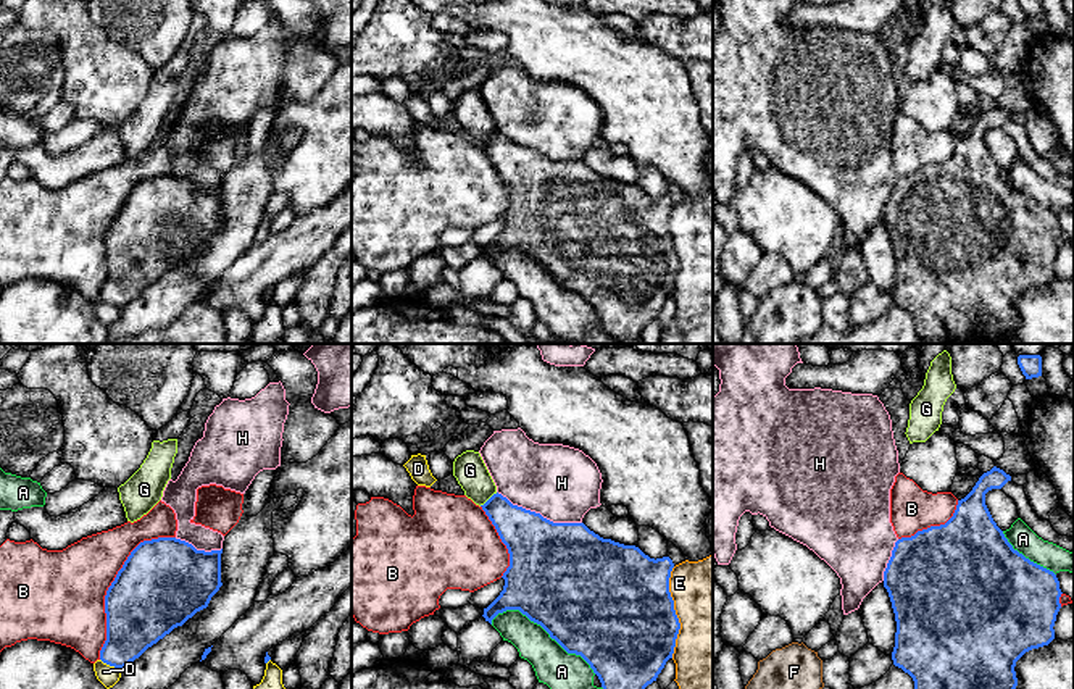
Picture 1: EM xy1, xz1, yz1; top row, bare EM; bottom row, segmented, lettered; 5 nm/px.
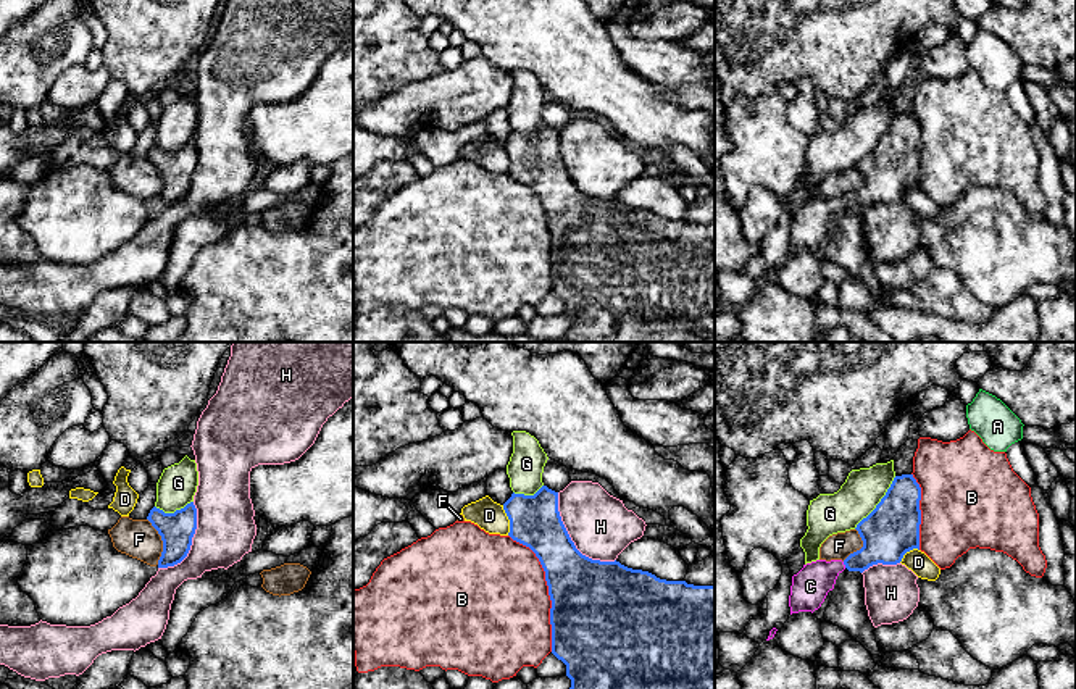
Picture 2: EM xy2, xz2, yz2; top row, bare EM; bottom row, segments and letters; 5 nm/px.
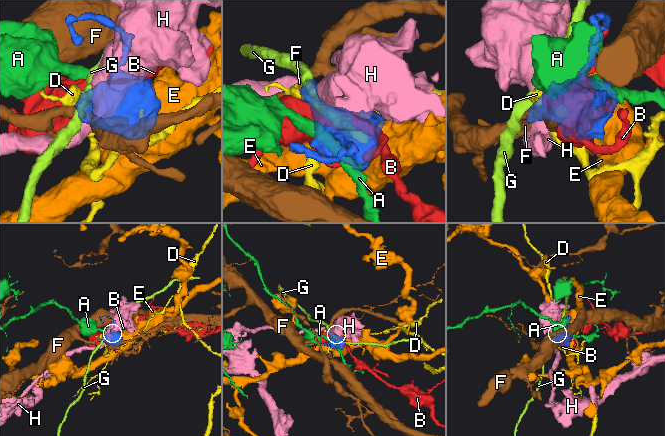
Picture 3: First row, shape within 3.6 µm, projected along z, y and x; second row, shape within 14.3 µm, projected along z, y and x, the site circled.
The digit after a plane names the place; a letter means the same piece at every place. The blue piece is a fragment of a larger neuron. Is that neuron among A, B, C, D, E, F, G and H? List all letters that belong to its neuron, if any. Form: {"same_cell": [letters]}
{"same_cell": ["C"]}

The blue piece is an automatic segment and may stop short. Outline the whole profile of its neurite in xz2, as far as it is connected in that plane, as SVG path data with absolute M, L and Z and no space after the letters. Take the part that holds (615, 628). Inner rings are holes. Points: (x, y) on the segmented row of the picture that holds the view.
M542 486L534 495L511 494L503 503L508 536L539 558L552 600L552 654L566 665L569 689L715 689L715 586L666 581L619 562L582 555L571 541L560 512L558 492Z

